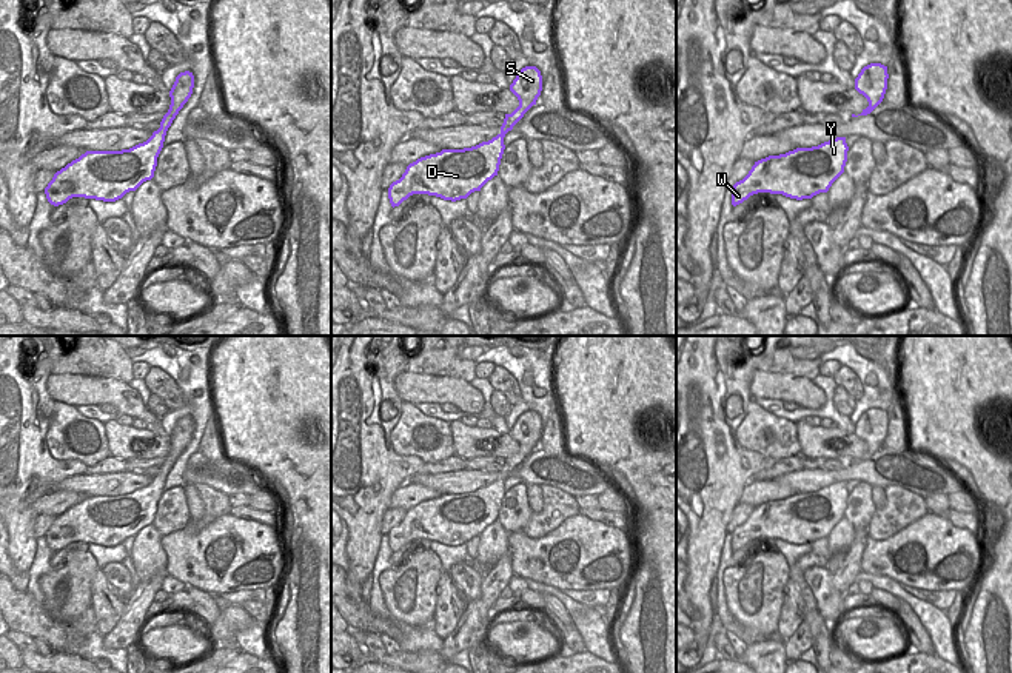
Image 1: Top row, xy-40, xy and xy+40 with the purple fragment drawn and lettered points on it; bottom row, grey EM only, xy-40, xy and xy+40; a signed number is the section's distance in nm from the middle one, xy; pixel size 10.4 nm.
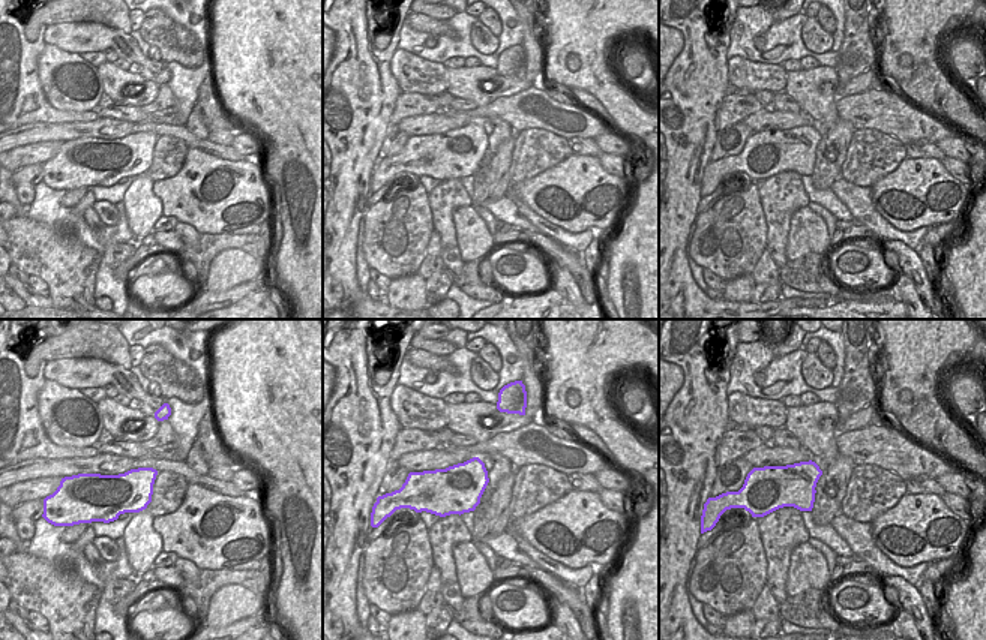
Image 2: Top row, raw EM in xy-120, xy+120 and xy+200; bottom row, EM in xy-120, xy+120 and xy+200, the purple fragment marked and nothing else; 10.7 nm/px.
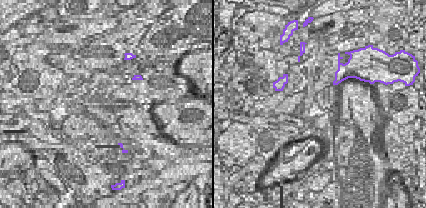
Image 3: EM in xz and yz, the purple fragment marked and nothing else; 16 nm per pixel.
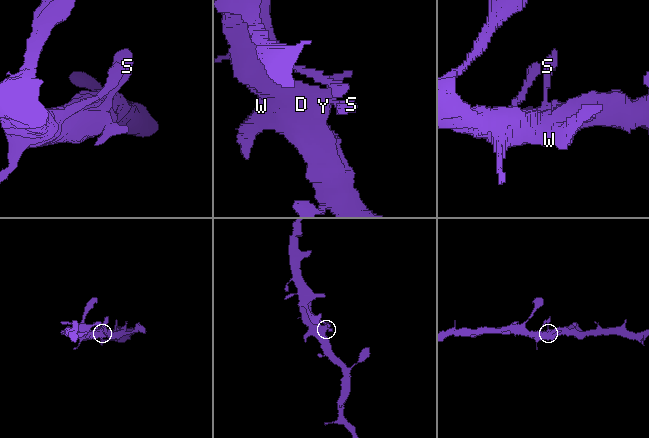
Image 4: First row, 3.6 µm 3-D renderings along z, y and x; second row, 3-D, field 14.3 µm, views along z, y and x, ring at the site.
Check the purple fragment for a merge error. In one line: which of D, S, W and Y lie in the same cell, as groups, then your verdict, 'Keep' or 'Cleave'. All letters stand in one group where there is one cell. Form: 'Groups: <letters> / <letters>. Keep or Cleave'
Groups: D S W Y. Keep.

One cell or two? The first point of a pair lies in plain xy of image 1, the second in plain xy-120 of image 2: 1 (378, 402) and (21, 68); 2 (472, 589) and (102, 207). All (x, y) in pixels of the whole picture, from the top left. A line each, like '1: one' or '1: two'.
1: one
2: one

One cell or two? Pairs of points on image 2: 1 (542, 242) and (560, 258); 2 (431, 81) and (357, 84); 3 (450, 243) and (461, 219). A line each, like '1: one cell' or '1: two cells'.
1: one cell
2: two cells
3: two cells

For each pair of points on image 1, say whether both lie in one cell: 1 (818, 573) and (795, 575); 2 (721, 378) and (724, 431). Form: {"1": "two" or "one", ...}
{"1": "two", "2": "one"}

